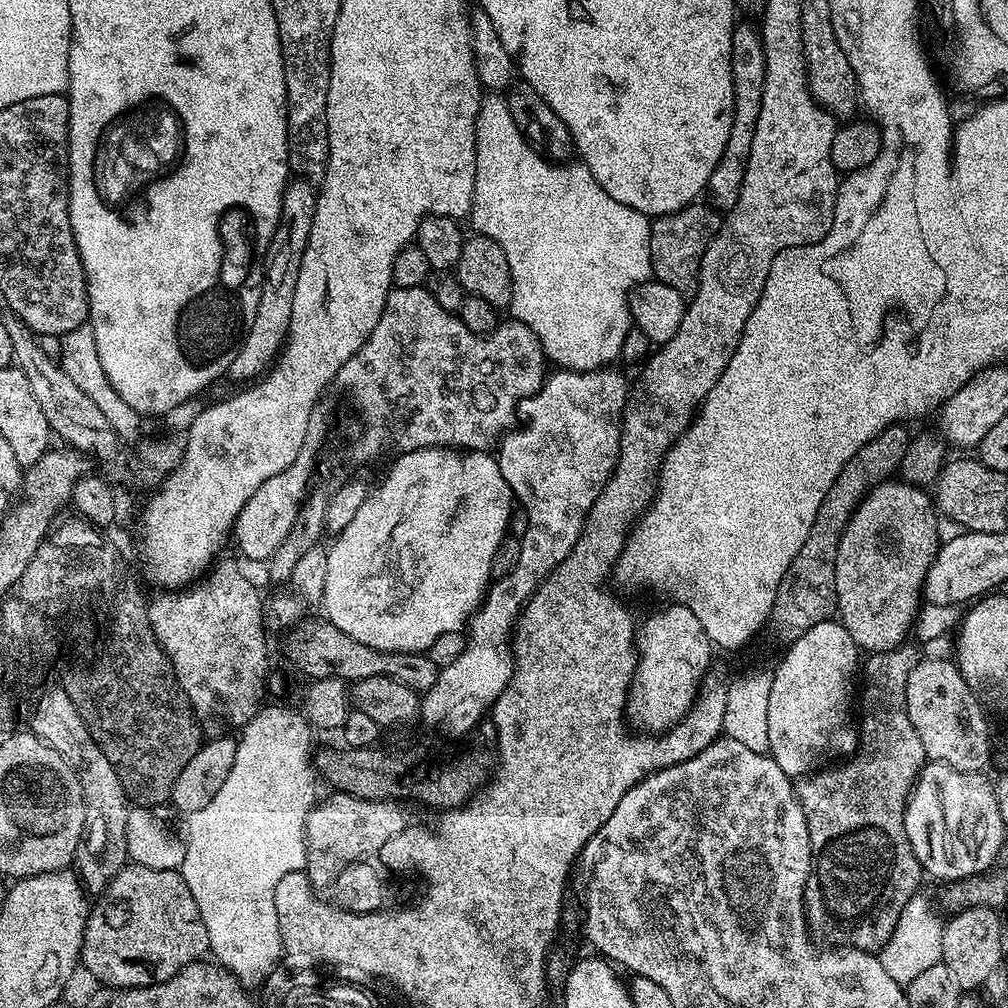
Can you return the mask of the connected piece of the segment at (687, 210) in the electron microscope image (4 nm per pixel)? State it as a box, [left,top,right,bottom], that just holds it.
[650,202,722,294]

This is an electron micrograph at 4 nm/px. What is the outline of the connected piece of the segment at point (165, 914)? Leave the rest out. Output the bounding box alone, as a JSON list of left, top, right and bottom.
[80,863,209,988]

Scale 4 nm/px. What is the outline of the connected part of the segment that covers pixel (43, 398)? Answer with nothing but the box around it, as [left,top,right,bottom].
[2,311,121,464]

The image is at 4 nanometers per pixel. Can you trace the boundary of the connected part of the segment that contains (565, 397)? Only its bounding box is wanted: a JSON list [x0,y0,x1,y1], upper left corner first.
[419,366,630,737]

